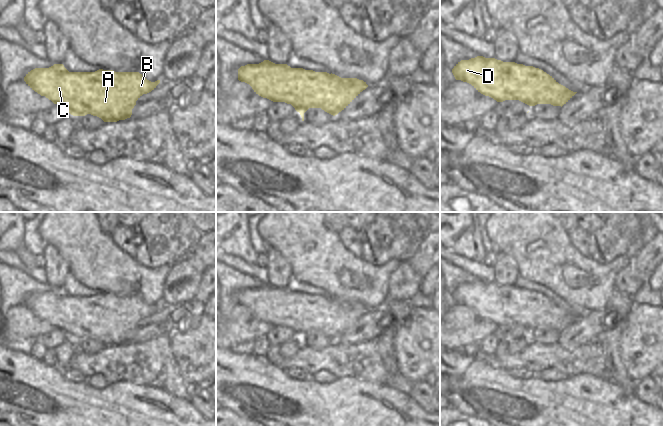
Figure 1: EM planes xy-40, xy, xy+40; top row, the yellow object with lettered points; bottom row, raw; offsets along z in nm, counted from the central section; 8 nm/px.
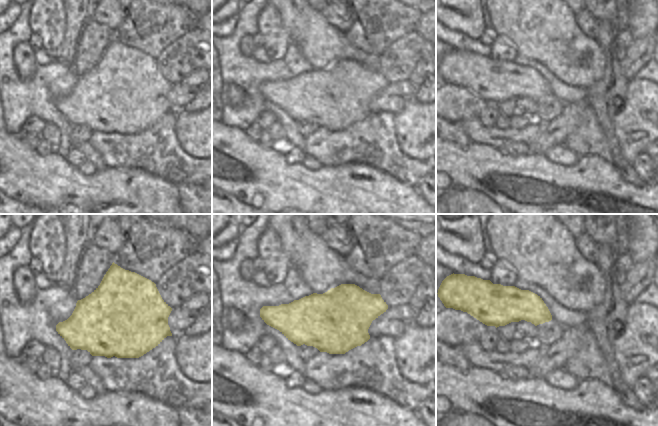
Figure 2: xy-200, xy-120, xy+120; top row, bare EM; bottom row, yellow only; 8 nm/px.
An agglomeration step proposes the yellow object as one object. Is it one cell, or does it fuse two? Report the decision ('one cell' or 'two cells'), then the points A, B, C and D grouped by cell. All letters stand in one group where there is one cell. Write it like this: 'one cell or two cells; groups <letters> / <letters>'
one cell; groups A B C D

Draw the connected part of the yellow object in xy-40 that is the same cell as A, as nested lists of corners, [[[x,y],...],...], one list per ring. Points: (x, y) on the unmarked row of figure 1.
[[[63,288],[49,292],[35,292],[24,301],[26,308],[54,328],[63,330],[73,340],[91,338],[104,346],[125,344],[132,339],[136,325],[151,316],[160,304],[151,306],[139,296],[115,296],[99,293],[95,296],[69,296]]]

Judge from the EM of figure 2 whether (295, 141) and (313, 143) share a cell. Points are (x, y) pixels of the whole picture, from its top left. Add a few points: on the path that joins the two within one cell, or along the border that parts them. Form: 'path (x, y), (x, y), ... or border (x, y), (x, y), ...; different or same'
border (303, 138), (305, 143), (304, 150); different

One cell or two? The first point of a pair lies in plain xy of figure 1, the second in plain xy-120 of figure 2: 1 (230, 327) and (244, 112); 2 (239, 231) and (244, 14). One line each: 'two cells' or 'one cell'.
1: two cells
2: two cells

